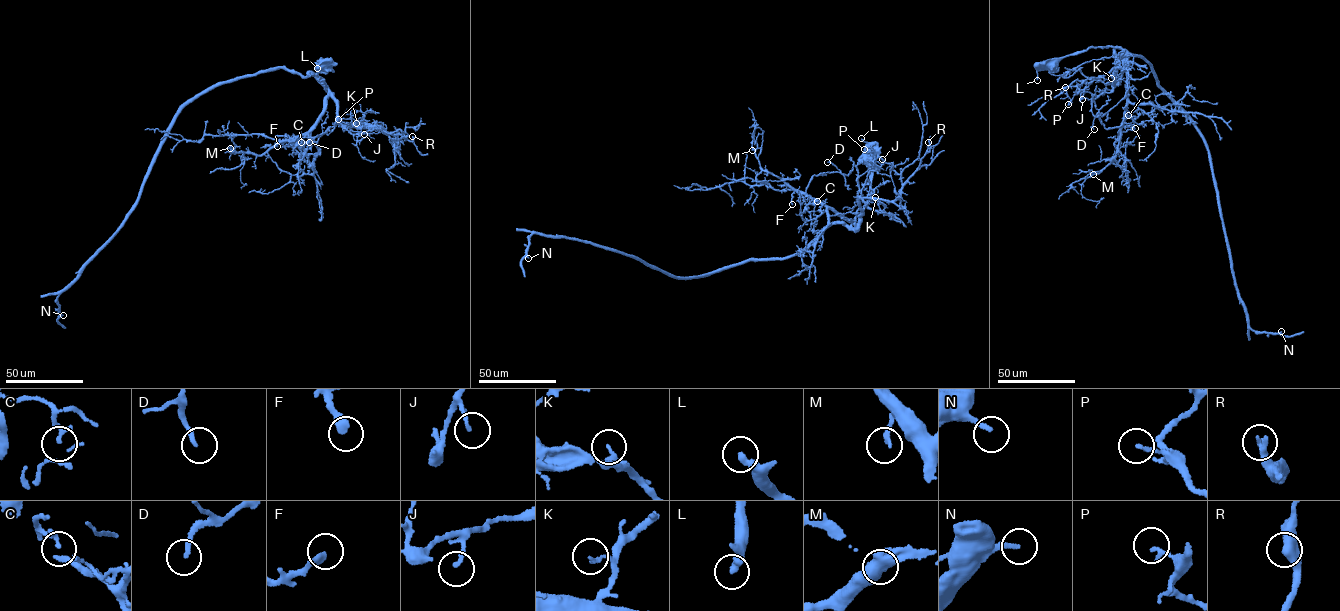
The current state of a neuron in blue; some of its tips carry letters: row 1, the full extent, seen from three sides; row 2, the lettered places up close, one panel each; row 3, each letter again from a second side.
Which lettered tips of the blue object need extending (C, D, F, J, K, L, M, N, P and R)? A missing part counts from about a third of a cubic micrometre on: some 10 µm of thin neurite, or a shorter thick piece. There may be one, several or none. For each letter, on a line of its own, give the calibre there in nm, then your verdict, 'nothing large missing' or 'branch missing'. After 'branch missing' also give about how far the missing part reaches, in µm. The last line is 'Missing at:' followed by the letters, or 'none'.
C: calibre 110 nm; nothing large missing
D: calibre 190 nm; nothing large missing
F: calibre 320 nm; branch missing; missing 30 µm
J: calibre 160 nm; nothing large missing
K: calibre 140 nm; nothing large missing
L: calibre 360 nm; nothing large missing
M: calibre 190 nm; nothing large missing
N: calibre 200 nm; branch missing; missing 7 µm
P: calibre 160 nm; nothing large missing
R: calibre 140 nm; nothing large missing
Missing at: F, N

